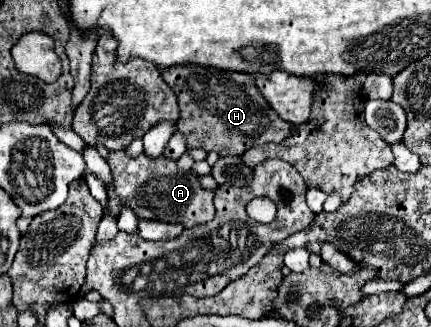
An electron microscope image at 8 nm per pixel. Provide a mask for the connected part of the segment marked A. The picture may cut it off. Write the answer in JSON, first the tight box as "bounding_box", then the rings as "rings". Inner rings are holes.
{"bounding_box":[107,150,215,228],"rings":[[[123,150],[109,152],[107,164],[111,168],[111,184],[107,186],[107,214],[119,216],[121,206],[131,208],[139,220],[179,222],[185,228],[209,222],[215,218],[213,190],[205,190],[199,182],[199,174],[193,170],[177,168],[177,160],[167,156],[149,158],[145,152],[137,158],[127,156]]]}

